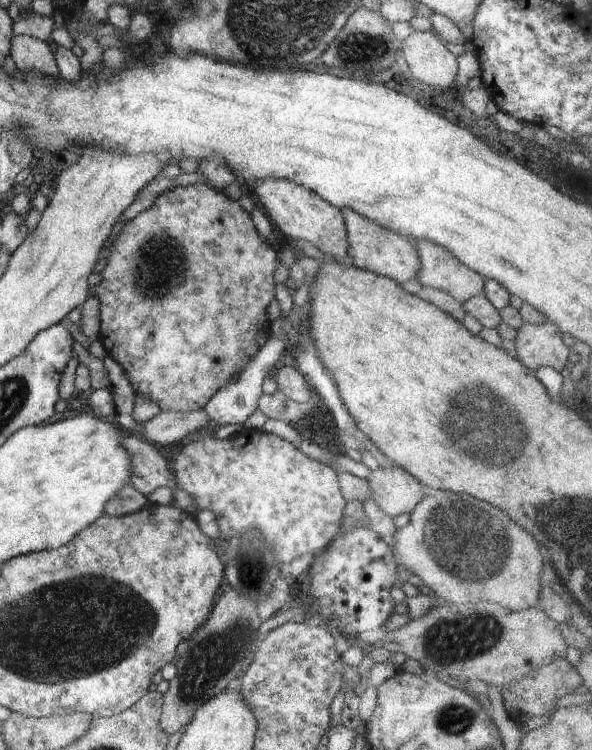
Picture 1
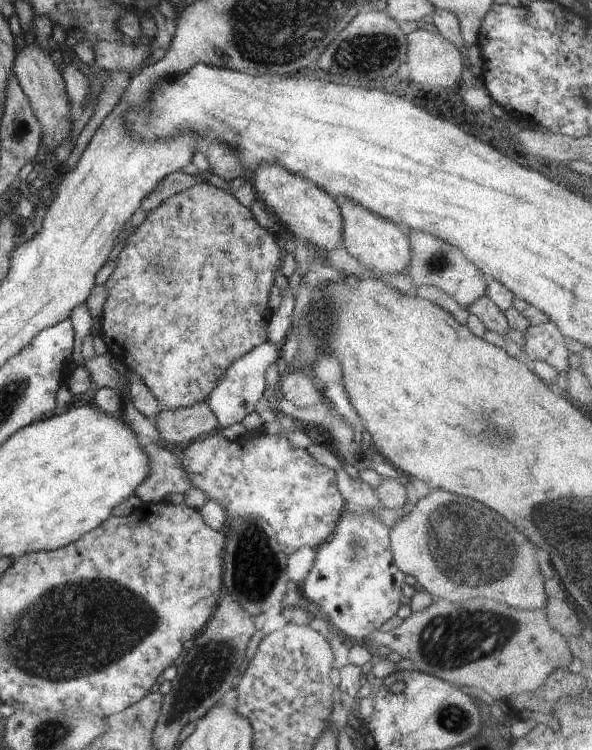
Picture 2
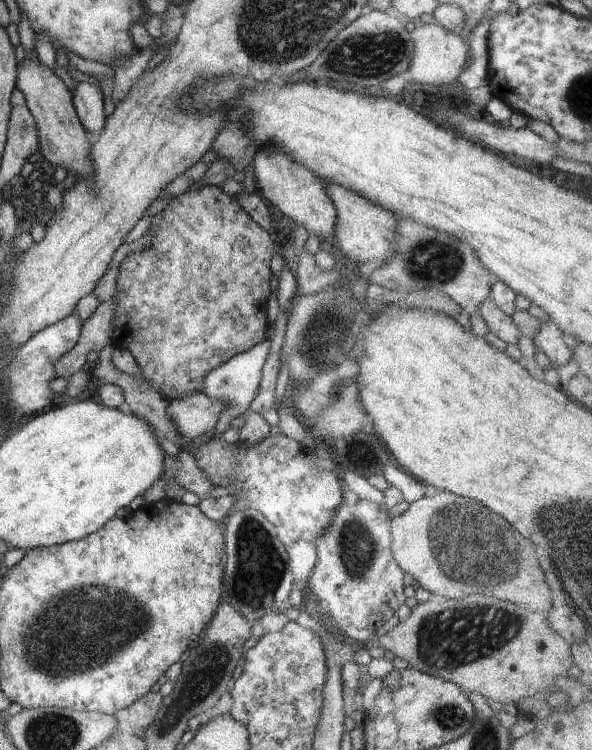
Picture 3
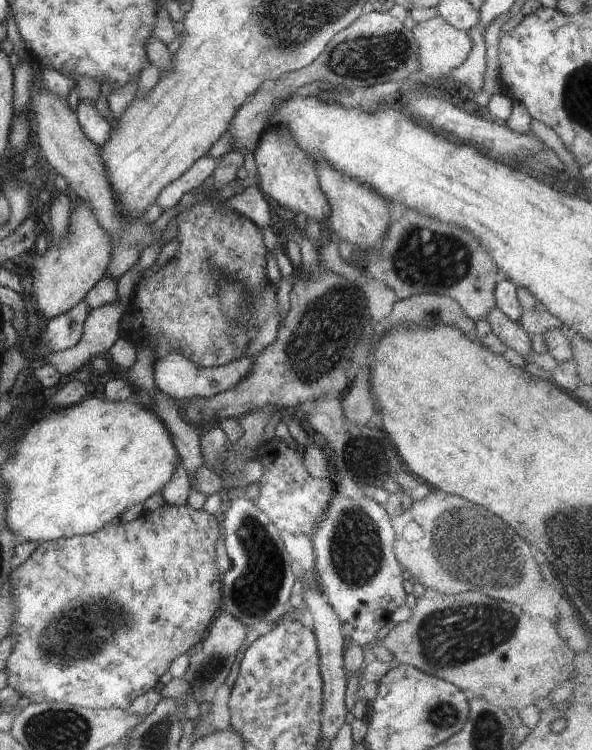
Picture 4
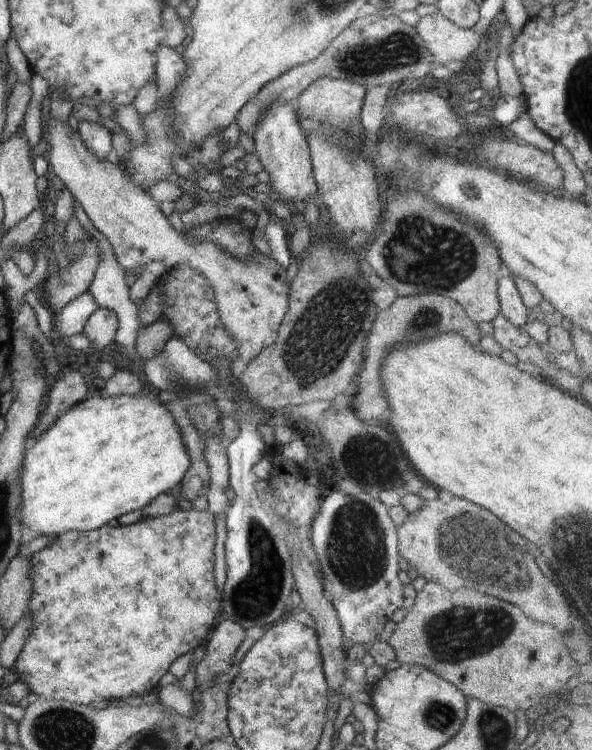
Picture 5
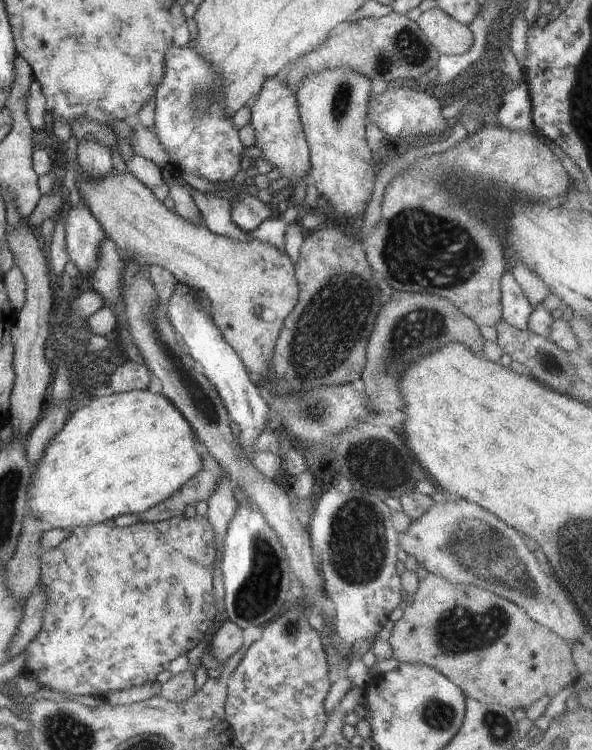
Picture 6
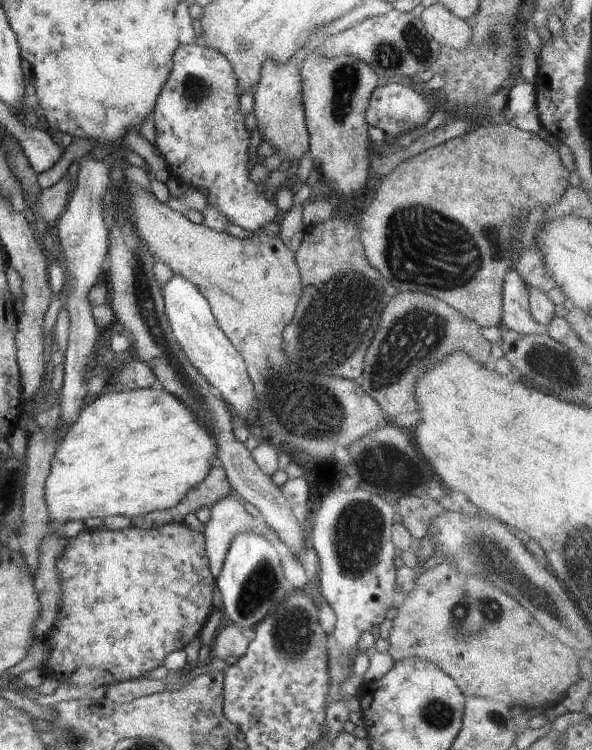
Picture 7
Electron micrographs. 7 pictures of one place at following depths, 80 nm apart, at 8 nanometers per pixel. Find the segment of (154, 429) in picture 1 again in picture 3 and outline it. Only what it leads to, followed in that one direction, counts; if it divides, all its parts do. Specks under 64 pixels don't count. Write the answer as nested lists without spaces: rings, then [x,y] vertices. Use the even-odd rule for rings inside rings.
[[[198,393],[185,399],[170,401],[165,411],[175,424],[179,438],[191,443],[206,432],[214,432],[224,409],[219,400],[214,401],[204,393]]]

